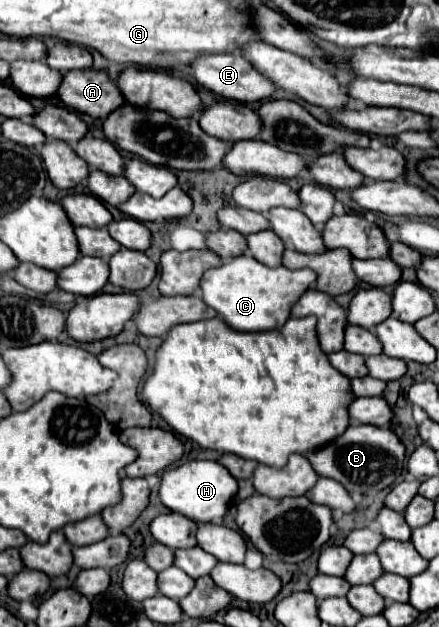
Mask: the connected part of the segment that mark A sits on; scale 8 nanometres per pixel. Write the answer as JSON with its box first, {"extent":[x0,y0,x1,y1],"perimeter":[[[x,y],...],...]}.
{"extent":[58,70,126,120],"perimeter":[[[98,70],[68,72],[58,90],[58,98],[68,108],[102,120],[126,102],[118,84],[112,82],[106,72]]]}

